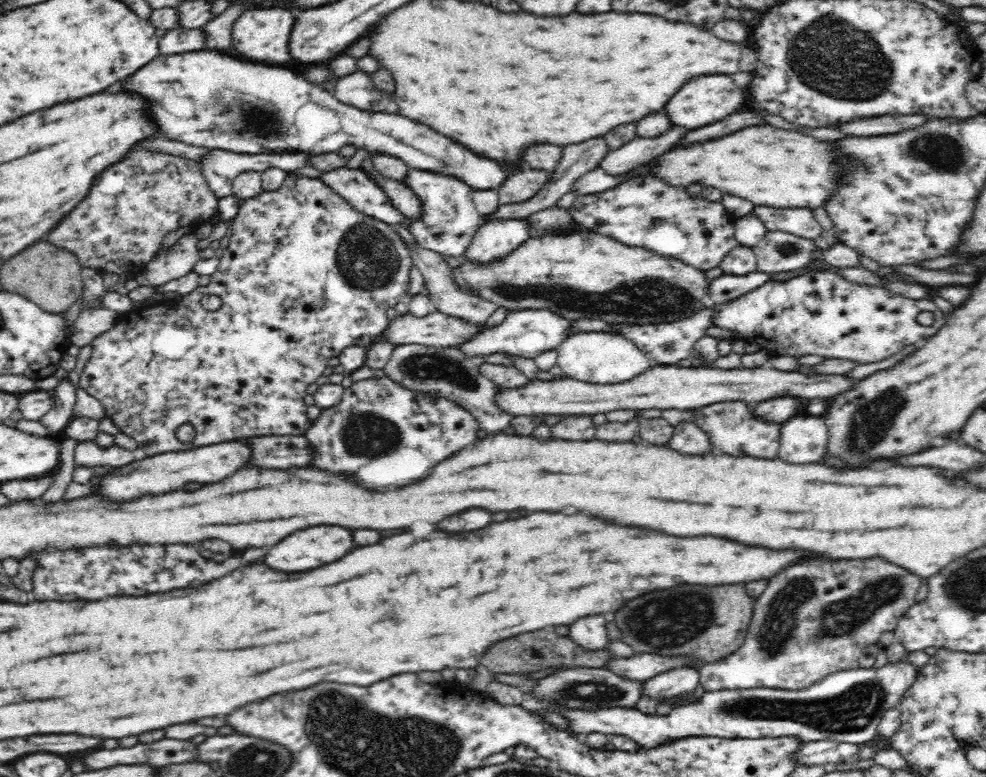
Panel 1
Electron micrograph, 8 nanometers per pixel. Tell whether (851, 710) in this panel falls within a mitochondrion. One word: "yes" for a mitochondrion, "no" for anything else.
yes

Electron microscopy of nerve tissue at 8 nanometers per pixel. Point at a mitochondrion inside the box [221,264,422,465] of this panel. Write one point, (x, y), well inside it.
(366, 435)

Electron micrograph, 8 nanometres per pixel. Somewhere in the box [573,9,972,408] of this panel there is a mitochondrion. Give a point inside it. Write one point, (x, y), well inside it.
(835, 57)

